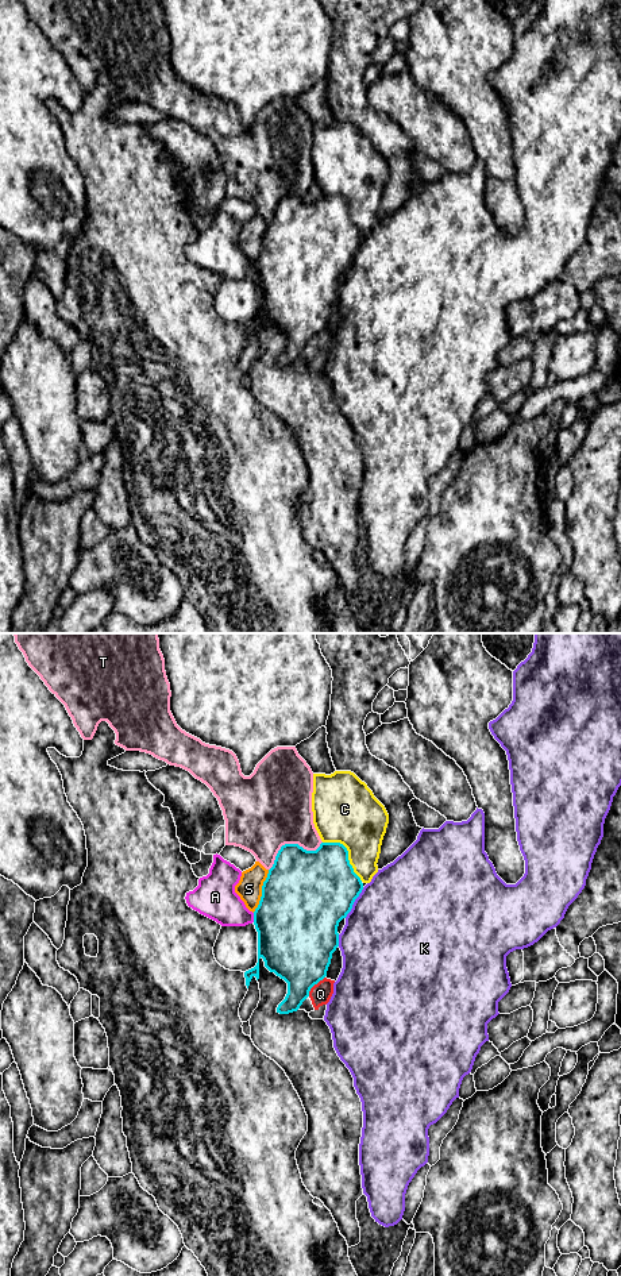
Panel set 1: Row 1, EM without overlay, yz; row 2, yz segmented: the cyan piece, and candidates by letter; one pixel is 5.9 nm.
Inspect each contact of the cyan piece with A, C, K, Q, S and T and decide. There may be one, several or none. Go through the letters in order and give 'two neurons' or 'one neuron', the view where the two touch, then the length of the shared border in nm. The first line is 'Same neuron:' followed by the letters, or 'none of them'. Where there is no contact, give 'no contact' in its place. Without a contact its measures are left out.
Same neuron: none of them
A: two neurons; meets cyan in yz; contact 60 nm long
C: two neurons; meets cyan in yz; contact 340 nm long
K: two neurons; meets cyan in yz; contact 220 nm long
Q: two neurons; meets cyan in yz; contact 160 nm long
S: two neurons; meets cyan in yz; contact 280 nm long
T: two neurons; meets cyan in yz; contact 360 nm long

